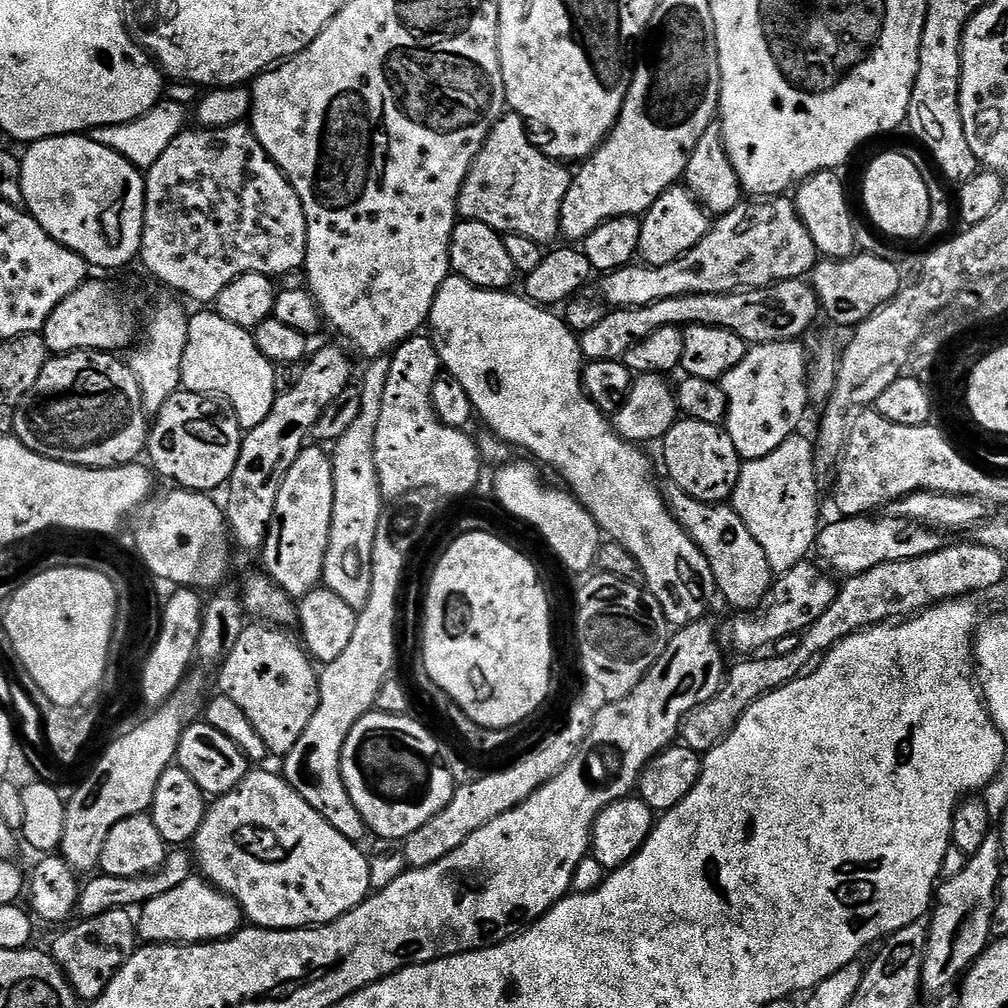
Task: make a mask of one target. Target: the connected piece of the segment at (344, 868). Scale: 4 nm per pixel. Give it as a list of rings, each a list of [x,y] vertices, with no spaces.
[[[252,770],[245,776],[243,782],[234,790],[227,792],[225,796],[213,799],[208,806],[208,812],[204,816],[202,826],[198,830],[194,841],[194,864],[198,869],[199,875],[203,876],[208,883],[212,884],[218,890],[222,890],[230,898],[234,898],[238,902],[238,906],[244,912],[244,919],[249,925],[257,928],[282,928],[291,930],[294,928],[315,928],[322,924],[332,924],[340,916],[344,916],[350,910],[354,910],[364,900],[369,899],[370,893],[373,891],[372,885],[372,868],[368,865],[368,860],[364,857],[364,852],[360,849],[359,843],[342,838],[342,834],[338,834],[338,830],[334,830],[334,826],[330,826],[330,822],[326,822],[326,818],[322,818],[322,814],[318,814],[318,810],[314,810],[314,806],[310,806],[306,802],[306,798],[302,798],[302,794],[298,794],[284,779],[283,775],[272,772],[260,772],[264,770]]]

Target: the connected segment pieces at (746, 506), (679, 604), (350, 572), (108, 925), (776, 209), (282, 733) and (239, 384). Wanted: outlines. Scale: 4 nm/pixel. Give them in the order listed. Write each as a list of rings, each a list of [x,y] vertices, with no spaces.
[[[803,434],[791,436],[778,450],[766,454],[766,458],[741,463],[730,506],[746,522],[746,530],[758,538],[758,546],[766,550],[773,573],[783,574],[805,563],[815,549],[816,536],[822,527],[820,488],[816,483],[814,444]]]
[[[449,274],[442,282],[442,286],[438,290],[438,294],[434,298],[434,306],[432,313],[428,315],[427,327],[430,329],[430,335],[434,346],[438,350],[438,358],[440,359],[443,371],[449,376],[458,378],[458,382],[462,382],[462,386],[466,390],[466,394],[470,398],[475,415],[484,419],[484,424],[491,435],[497,436],[503,440],[505,444],[513,449],[521,448],[524,452],[529,452],[536,460],[541,460],[544,464],[549,464],[554,471],[560,472],[560,476],[565,480],[567,491],[575,497],[575,500],[583,506],[586,511],[593,516],[594,522],[600,527],[601,533],[609,541],[621,544],[633,558],[638,562],[640,574],[643,583],[646,585],[647,591],[658,602],[658,606],[662,606],[662,614],[668,619],[669,625],[672,626],[691,626],[695,620],[703,620],[709,614],[708,607],[712,604],[712,596],[717,595],[716,583],[714,582],[714,574],[710,570],[710,566],[706,562],[706,558],[702,554],[702,550],[698,550],[698,546],[684,533],[684,527],[680,525],[672,517],[672,511],[668,509],[666,496],[663,491],[656,489],[656,484],[652,481],[652,464],[648,461],[648,456],[643,447],[637,446],[623,440],[616,433],[615,427],[610,423],[609,417],[601,412],[600,407],[588,398],[584,392],[582,383],[582,357],[580,355],[580,341],[577,333],[569,328],[567,322],[559,315],[556,316],[555,311],[549,310],[547,307],[533,304],[531,300],[523,295],[511,296],[513,293],[508,290],[493,290],[490,288],[479,288],[470,282],[466,282],[460,276]]]
[[[391,355],[375,357],[372,364],[364,372],[364,384],[359,385],[362,398],[362,410],[358,410],[358,418],[354,418],[350,430],[342,434],[334,442],[336,449],[331,449],[332,469],[334,470],[334,510],[330,522],[330,538],[324,559],[323,587],[334,590],[338,598],[345,600],[350,607],[359,609],[366,606],[366,598],[370,598],[370,562],[374,550],[374,530],[376,524],[382,519],[382,509],[386,501],[380,494],[377,470],[374,466],[374,430],[378,430],[378,410],[382,410],[382,390],[386,390],[386,374],[390,370]]]
[[[126,908],[98,914],[98,918],[81,919],[79,923],[63,929],[65,932],[50,947],[50,955],[64,972],[77,997],[91,1002],[106,991],[114,974],[118,974],[125,960],[132,955],[138,944],[138,933],[133,913]]]
[[[784,194],[752,198],[719,217],[698,246],[674,258],[674,262],[657,268],[629,266],[607,273],[601,279],[599,295],[613,309],[641,308],[662,298],[765,288],[783,280],[799,280],[817,263],[814,238],[810,238],[795,203]]]
[[[264,622],[249,623],[238,642],[234,642],[234,650],[230,650],[218,668],[219,691],[237,704],[246,718],[250,718],[254,730],[262,734],[262,742],[266,742],[269,753],[276,758],[294,750],[294,742],[298,742],[302,730],[310,726],[320,689],[317,669],[301,641],[284,632],[287,631]]]
[[[200,310],[188,321],[180,383],[187,391],[223,398],[244,430],[266,422],[266,414],[270,414],[278,395],[276,365],[258,350],[255,335],[247,328],[234,326],[234,322],[226,322],[212,310]]]

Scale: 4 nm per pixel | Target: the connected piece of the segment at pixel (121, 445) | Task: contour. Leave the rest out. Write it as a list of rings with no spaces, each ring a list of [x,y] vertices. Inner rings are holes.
[[[93,350],[66,352],[48,359],[42,366],[38,382],[34,382],[30,391],[21,398],[12,426],[16,439],[46,458],[83,468],[113,468],[135,464],[145,455],[150,418],[144,413],[138,382],[127,363],[119,355]]]

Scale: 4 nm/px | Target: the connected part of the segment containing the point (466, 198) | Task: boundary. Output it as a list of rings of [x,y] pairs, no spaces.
[[[511,110],[505,111],[493,124],[482,150],[470,166],[466,182],[460,188],[456,210],[463,219],[482,222],[495,232],[522,234],[541,246],[548,246],[552,239],[560,236],[560,211],[566,198],[566,190],[572,185],[573,173],[567,172],[563,163],[550,159],[537,145],[535,148],[528,141],[527,130],[529,131],[525,120]]]

